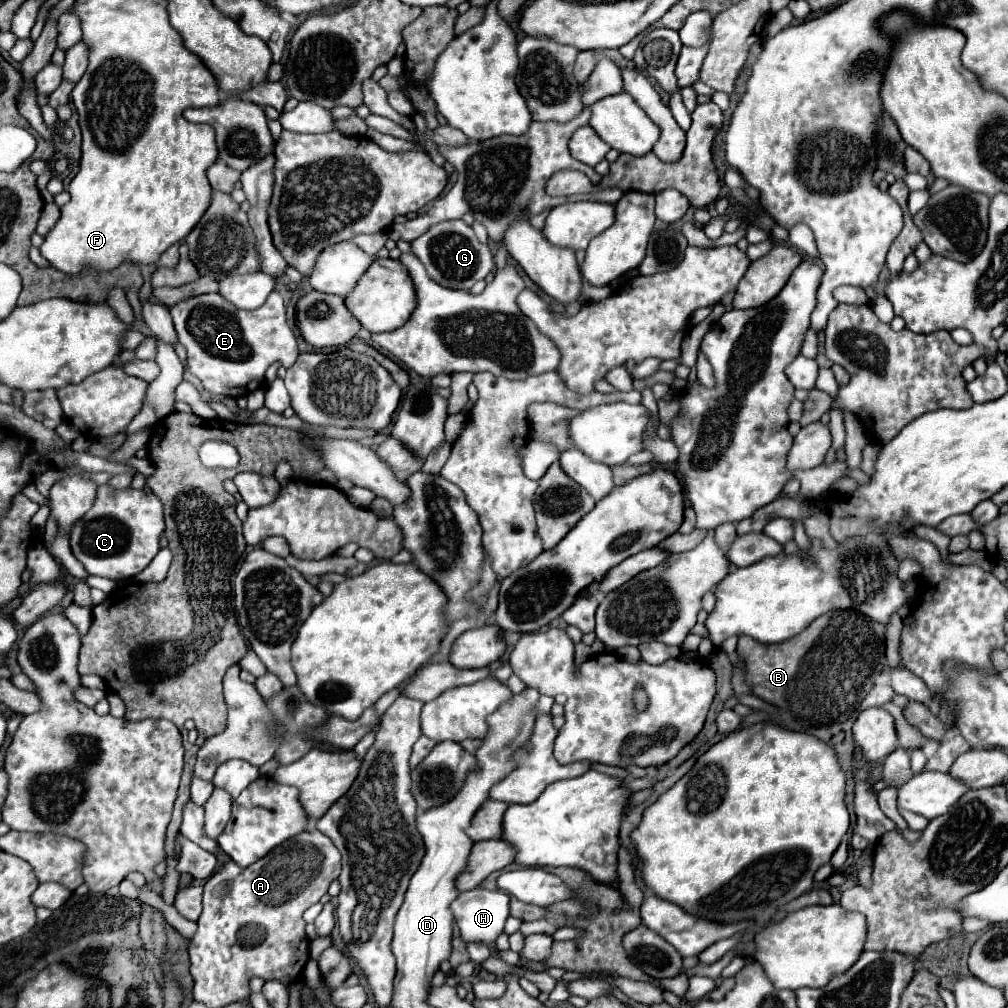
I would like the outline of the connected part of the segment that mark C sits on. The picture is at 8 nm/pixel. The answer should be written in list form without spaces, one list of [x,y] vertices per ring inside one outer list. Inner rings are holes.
[[[98,486],[98,494],[94,500],[94,506],[90,512],[74,526],[74,532],[70,536],[70,546],[74,556],[84,564],[84,568],[90,574],[120,580],[120,578],[134,578],[138,572],[142,572],[156,552],[160,550],[160,534],[164,532],[164,514],[162,514],[162,502],[150,492],[128,488],[126,492],[118,492],[110,486]]]

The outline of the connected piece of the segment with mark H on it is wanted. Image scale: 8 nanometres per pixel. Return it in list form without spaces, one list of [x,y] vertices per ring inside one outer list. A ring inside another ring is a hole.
[[[474,888],[462,892],[454,904],[452,912],[464,942],[494,942],[508,918],[508,894],[502,890]]]

